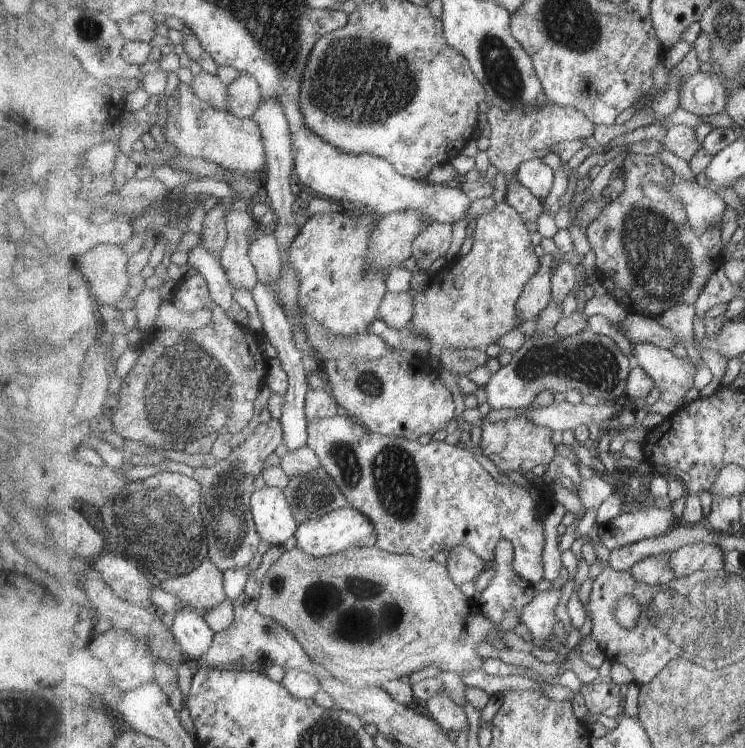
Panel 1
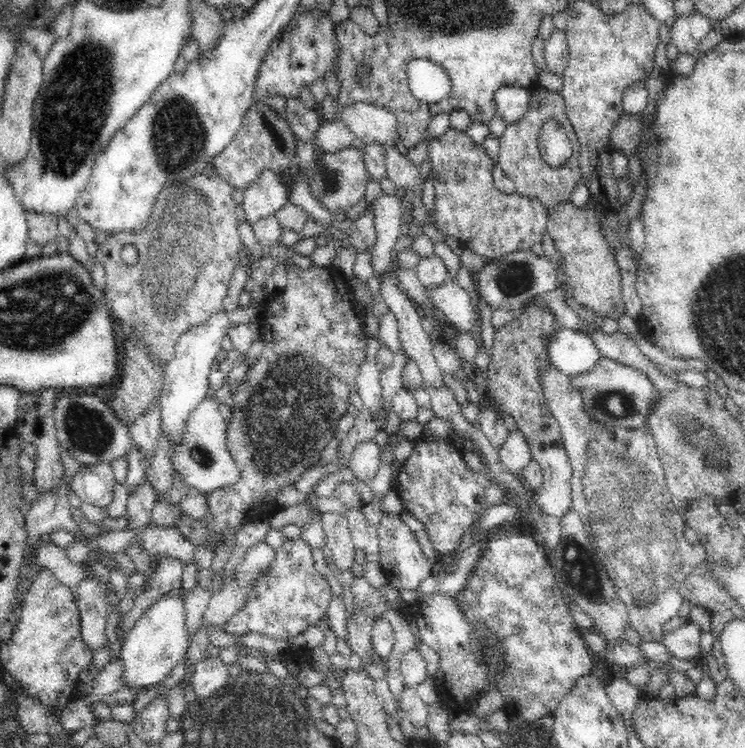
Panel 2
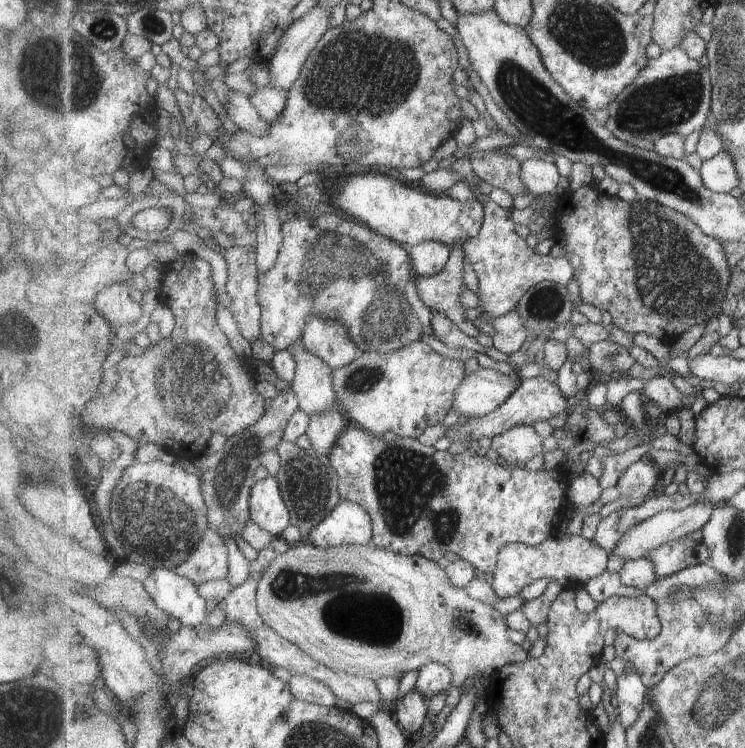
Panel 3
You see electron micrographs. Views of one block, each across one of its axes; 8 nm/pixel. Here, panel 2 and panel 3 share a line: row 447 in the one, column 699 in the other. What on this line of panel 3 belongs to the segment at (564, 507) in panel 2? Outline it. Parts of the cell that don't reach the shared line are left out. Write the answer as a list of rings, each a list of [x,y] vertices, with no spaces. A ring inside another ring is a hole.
[[[695,531],[687,536],[681,537],[679,540],[668,542],[652,550],[647,557],[654,562],[657,576],[660,579],[661,577],[667,578],[668,576],[677,574],[686,568],[710,562],[711,549],[706,545],[703,532]]]

